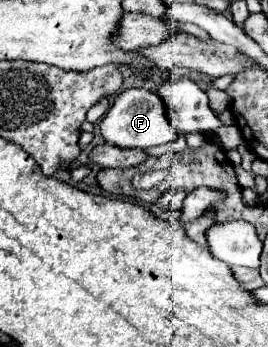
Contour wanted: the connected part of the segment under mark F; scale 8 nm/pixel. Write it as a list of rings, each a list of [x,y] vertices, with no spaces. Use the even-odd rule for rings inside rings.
[[[126,89],[116,97],[114,105],[104,115],[104,119],[100,123],[102,137],[110,145],[128,147],[128,149],[132,149],[132,147],[146,149],[152,145],[172,143],[180,134],[168,125],[168,113],[164,113],[164,109],[166,109],[166,105],[164,105],[164,101],[160,101],[160,95],[150,93],[146,89]]]

